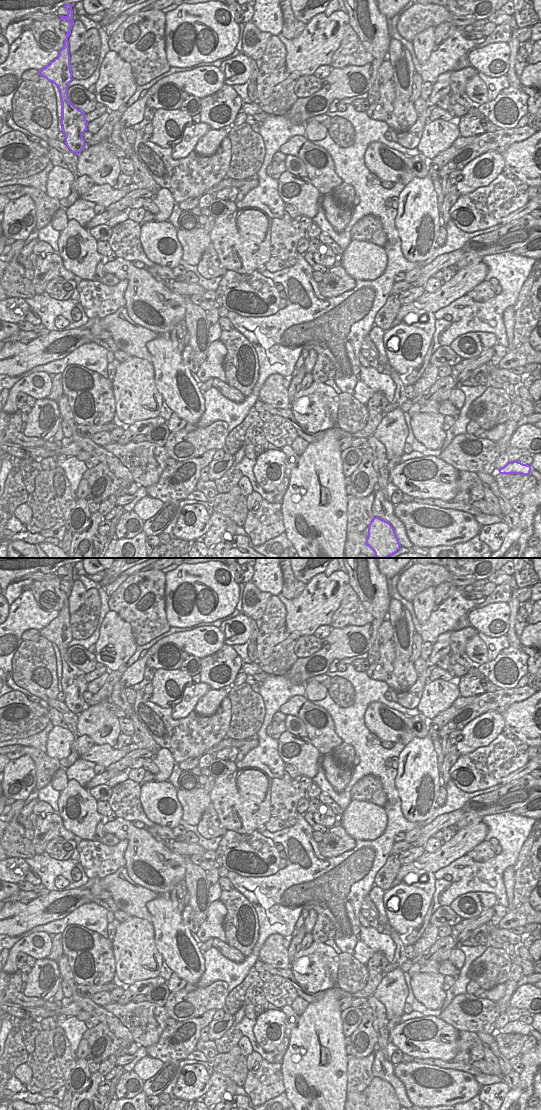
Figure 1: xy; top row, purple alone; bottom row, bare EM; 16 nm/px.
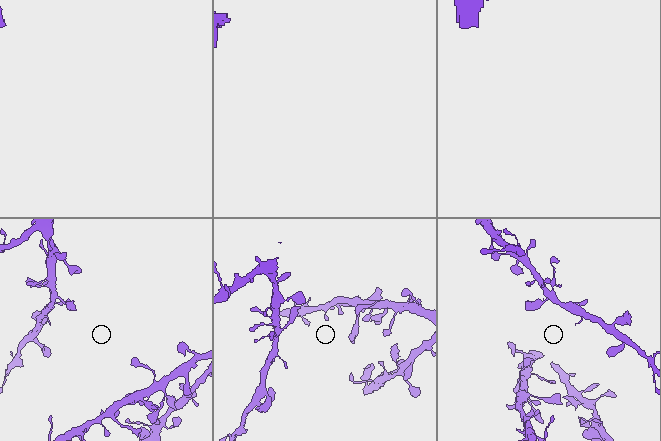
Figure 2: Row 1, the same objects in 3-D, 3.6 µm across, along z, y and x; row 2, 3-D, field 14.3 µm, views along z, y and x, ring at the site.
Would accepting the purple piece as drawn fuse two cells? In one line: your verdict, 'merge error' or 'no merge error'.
no merge error

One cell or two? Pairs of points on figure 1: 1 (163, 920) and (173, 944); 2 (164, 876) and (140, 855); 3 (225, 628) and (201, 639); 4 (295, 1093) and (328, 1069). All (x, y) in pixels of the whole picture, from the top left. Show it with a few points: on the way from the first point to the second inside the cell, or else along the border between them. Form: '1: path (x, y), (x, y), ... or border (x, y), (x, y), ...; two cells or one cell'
1: path (168, 926), (172, 938); one cell
2: path (159, 870), (146, 859); one cell
3: border (218, 628), (223, 635), (225, 643); two cells
4: path (293, 1080), (298, 1073), (315, 1071); one cell

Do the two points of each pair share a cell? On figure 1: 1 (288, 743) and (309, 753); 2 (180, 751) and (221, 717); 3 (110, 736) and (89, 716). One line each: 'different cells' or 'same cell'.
1: same cell
2: same cell
3: same cell

